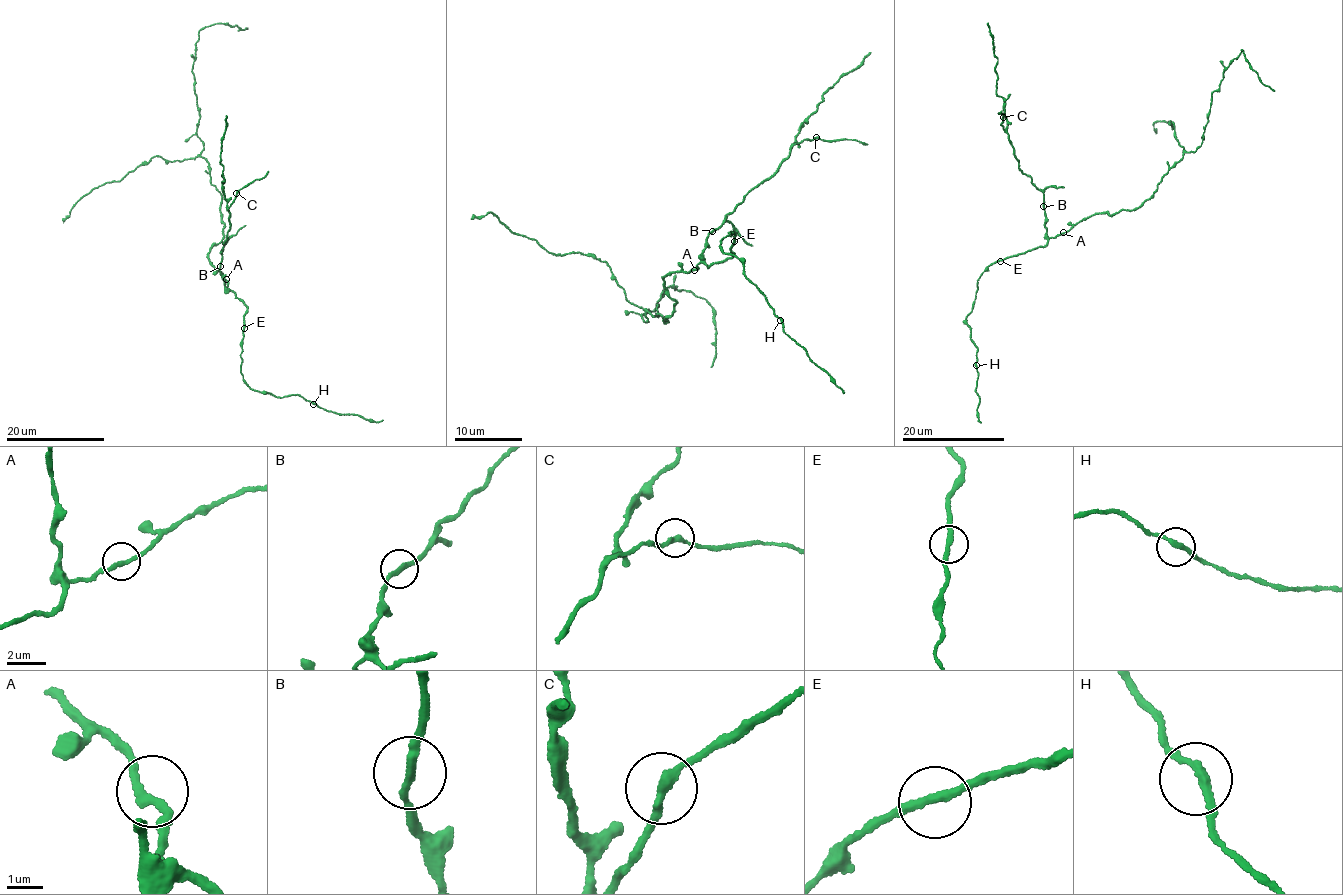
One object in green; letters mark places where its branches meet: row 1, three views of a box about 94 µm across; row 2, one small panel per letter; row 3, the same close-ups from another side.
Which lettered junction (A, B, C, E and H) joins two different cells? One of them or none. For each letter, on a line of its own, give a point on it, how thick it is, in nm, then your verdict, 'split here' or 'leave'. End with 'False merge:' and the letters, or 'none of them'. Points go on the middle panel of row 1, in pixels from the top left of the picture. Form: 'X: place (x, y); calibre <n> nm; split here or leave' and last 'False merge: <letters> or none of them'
A: place (694, 270); calibre 240 nm; leave
B: place (712, 231); calibre 240 nm; leave
C: place (816, 137); calibre 240 nm; leave
E: place (734, 241); calibre 240 nm; leave
H: place (780, 320); calibre 220 nm; leave
False merge: none of them

